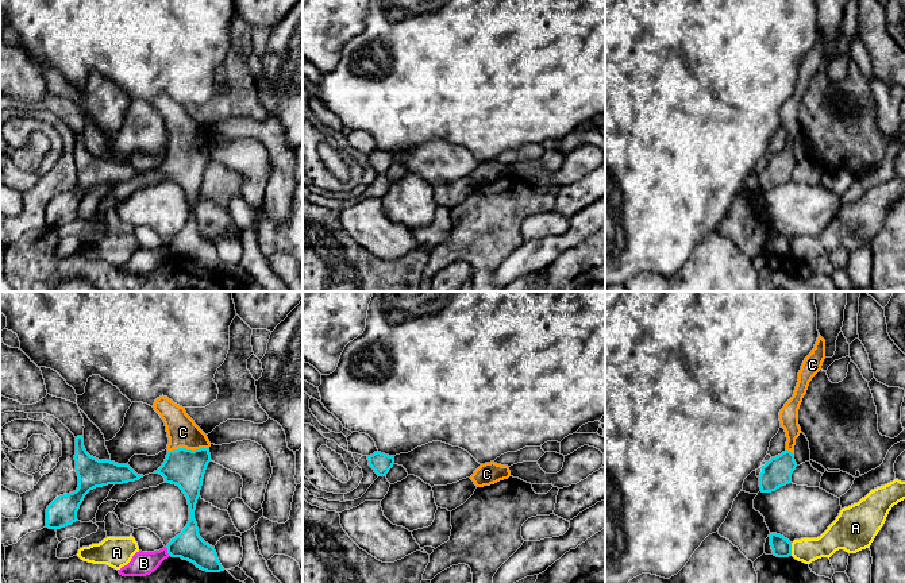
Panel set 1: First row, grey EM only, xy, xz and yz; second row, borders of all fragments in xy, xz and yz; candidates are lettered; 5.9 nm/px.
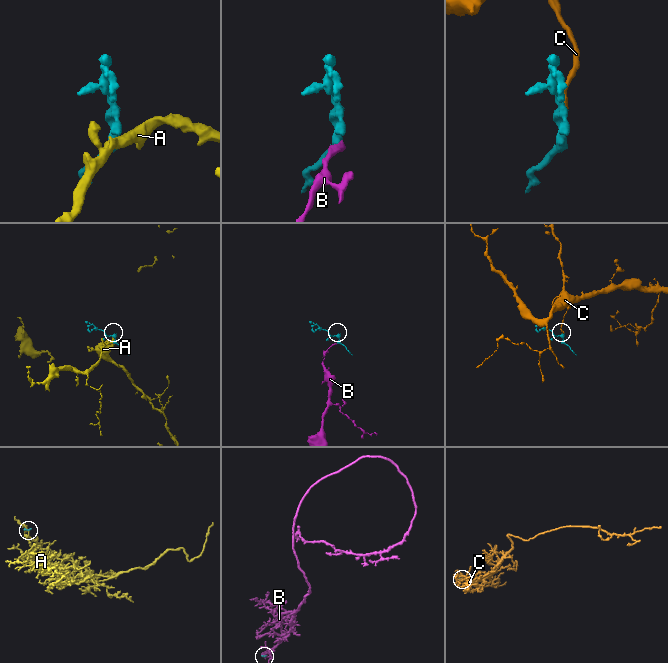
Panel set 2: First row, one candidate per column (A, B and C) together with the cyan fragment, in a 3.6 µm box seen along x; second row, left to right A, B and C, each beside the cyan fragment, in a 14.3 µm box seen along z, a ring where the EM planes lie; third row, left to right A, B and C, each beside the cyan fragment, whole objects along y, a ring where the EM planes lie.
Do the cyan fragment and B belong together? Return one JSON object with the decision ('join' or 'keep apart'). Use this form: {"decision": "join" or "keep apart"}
{"decision": "keep apart"}

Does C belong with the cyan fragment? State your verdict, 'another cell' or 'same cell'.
same cell

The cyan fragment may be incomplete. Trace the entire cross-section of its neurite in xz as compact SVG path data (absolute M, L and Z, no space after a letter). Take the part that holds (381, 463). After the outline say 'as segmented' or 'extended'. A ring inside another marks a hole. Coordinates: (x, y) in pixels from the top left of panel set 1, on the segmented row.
M378 451L374 452L373 455L367 456L367 460L369 460L369 466L374 470L374 472L378 476L386 476L386 474L394 464L393 456L381 453Z; as segmented

